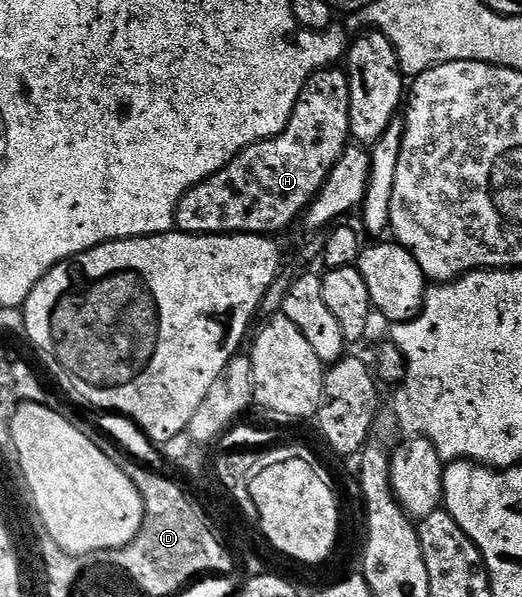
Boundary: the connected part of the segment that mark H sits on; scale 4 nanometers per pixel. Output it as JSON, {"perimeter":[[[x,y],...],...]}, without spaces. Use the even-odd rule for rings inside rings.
{"perimeter":[[[330,66],[324,68],[322,72],[317,72],[303,86],[303,90],[299,94],[299,98],[295,102],[295,110],[291,114],[291,118],[287,122],[287,126],[272,140],[260,140],[258,144],[247,146],[240,154],[233,159],[227,166],[223,166],[223,170],[216,172],[209,180],[204,180],[201,184],[196,184],[194,188],[189,190],[181,201],[177,204],[177,214],[175,217],[175,228],[179,232],[188,232],[190,234],[248,234],[251,236],[269,236],[277,234],[273,232],[281,232],[284,228],[289,228],[293,223],[300,221],[304,217],[310,204],[316,200],[317,195],[321,193],[321,188],[325,184],[325,179],[329,177],[329,171],[339,162],[339,158],[345,149],[350,147],[351,137],[349,134],[349,107],[351,106],[351,90],[349,89],[349,73],[340,67]]]}

